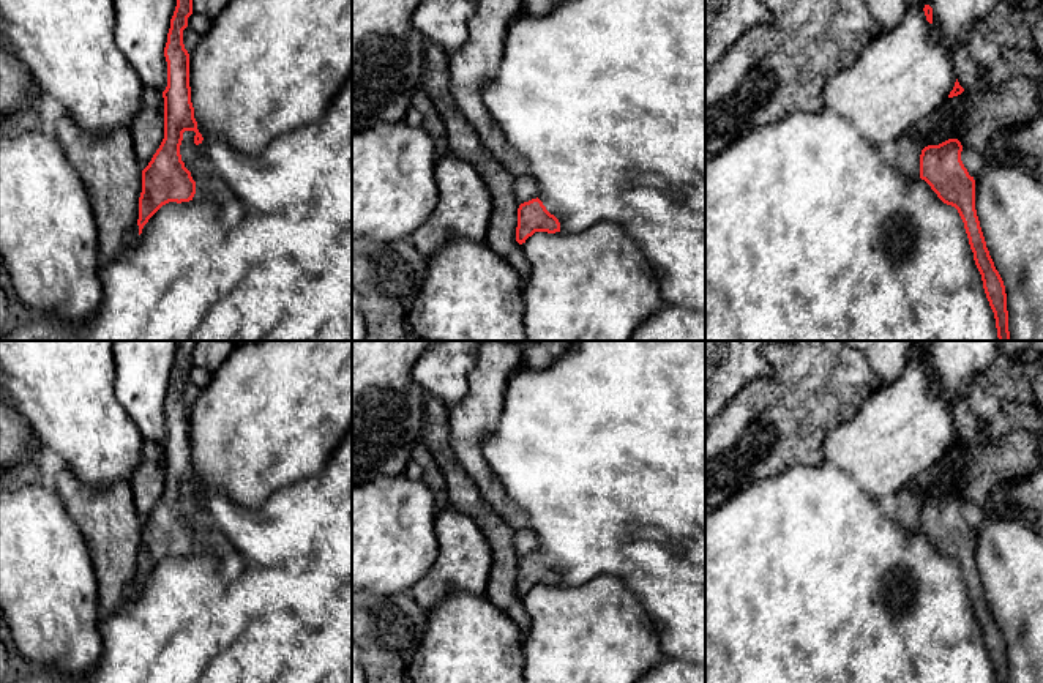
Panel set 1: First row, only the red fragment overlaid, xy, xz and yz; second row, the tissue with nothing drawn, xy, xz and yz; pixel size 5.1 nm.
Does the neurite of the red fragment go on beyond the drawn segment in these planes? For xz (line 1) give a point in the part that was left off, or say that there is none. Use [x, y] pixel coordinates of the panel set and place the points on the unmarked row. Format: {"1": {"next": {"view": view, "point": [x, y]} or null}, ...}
{"1": {"next": null}}

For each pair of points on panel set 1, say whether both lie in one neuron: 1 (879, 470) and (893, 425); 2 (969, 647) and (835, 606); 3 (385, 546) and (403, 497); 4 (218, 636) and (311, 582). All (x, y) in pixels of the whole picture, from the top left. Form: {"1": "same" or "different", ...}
{"1": "same", "2": "same", "3": "same", "4": "same"}

